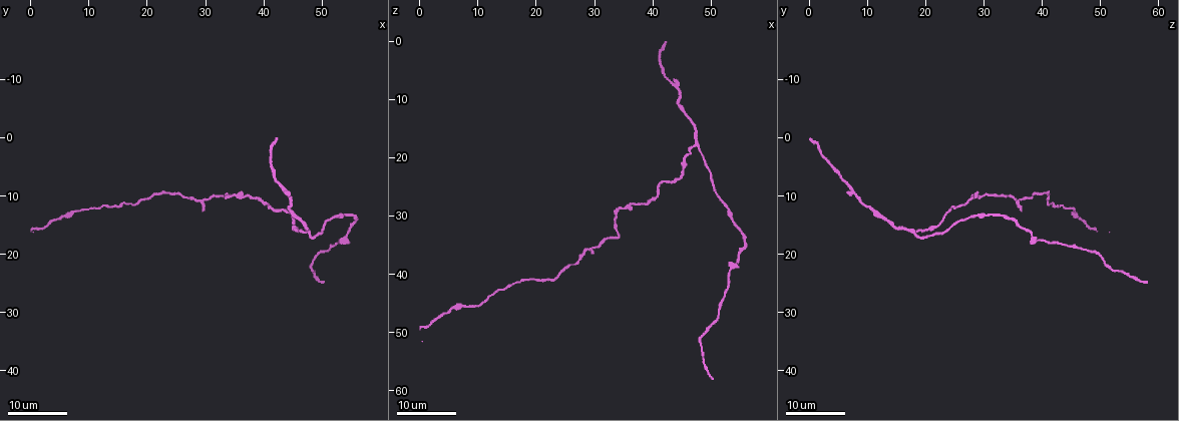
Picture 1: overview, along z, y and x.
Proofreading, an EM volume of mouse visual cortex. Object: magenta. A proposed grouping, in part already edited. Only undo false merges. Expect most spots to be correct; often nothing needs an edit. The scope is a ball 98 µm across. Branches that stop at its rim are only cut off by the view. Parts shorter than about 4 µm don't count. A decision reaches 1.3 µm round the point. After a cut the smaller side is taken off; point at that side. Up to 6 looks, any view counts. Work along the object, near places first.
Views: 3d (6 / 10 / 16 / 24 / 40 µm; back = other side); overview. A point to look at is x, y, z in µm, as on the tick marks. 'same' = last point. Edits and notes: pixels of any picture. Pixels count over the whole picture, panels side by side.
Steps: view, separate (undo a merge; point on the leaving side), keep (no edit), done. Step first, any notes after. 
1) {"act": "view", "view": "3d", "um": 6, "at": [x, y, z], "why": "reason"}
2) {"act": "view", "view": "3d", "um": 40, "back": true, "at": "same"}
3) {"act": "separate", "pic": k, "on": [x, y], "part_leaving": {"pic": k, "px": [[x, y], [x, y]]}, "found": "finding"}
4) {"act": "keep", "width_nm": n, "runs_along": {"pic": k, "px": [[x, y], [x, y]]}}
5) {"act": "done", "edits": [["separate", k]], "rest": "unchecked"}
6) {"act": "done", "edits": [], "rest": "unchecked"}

{"act": "view", "view": "3d", "um": 24, "at": [53.0, 18.0, 40.0], "why": "thick turns thin"}

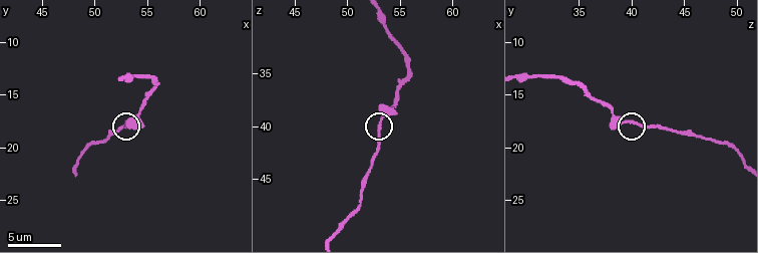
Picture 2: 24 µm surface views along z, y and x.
{"act": "view", "view": "3d", "um": 6, "at": [53.2, 17.4, 39.8], "why": "zoom in"}

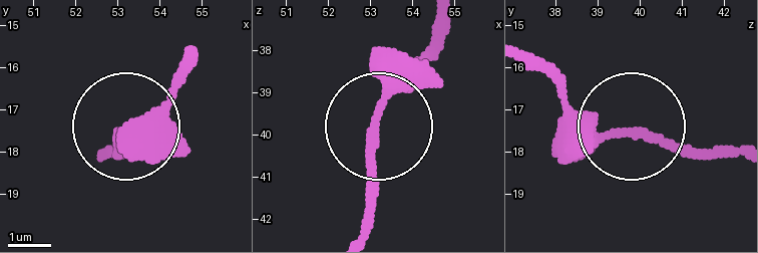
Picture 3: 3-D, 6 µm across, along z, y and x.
{"act": "keep", "runs_along": {"pic": 3, "px": [[447, 24], [382, 110], [375, 225]]}, "found": "continuous, no second neuron"}

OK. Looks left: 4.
{"act": "view", "view": "3d", "um": 10, "at": [48.8, 20.6, 50.2], "why": "thin neck"}

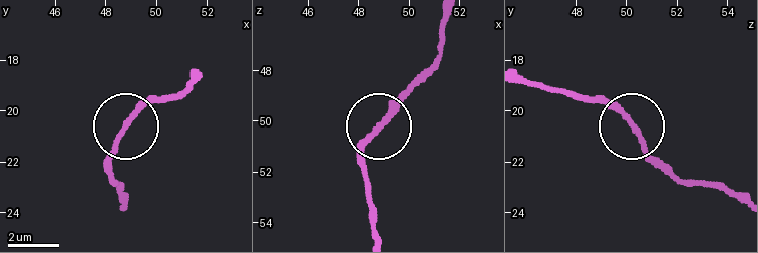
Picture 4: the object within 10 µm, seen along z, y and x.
{"act": "keep", "runs_along": {"pic": 4, "px": [[447, 22], [438, 60], [376, 128], [360, 162]]}, "found": "continuous, no second neuron"}

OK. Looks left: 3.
{"act": "view", "view": "3d", "um": 16, "at": [34.0, 10.0, 33.0], "why": "abrupt turn"}

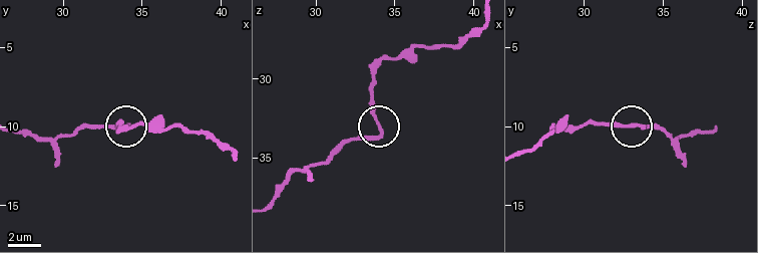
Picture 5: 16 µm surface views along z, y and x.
{"act": "view", "view": "3d", "um": 10, "at": [34.1, 10.0, 33.4], "why": "zoom in"}

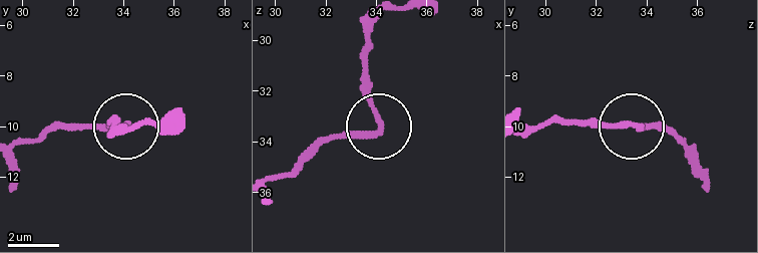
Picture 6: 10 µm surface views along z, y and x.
{"act": "keep", "found": "continuous, no second neuron"}

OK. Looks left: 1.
{"act": "done", "edits": [], "rest": "unchecked"}

